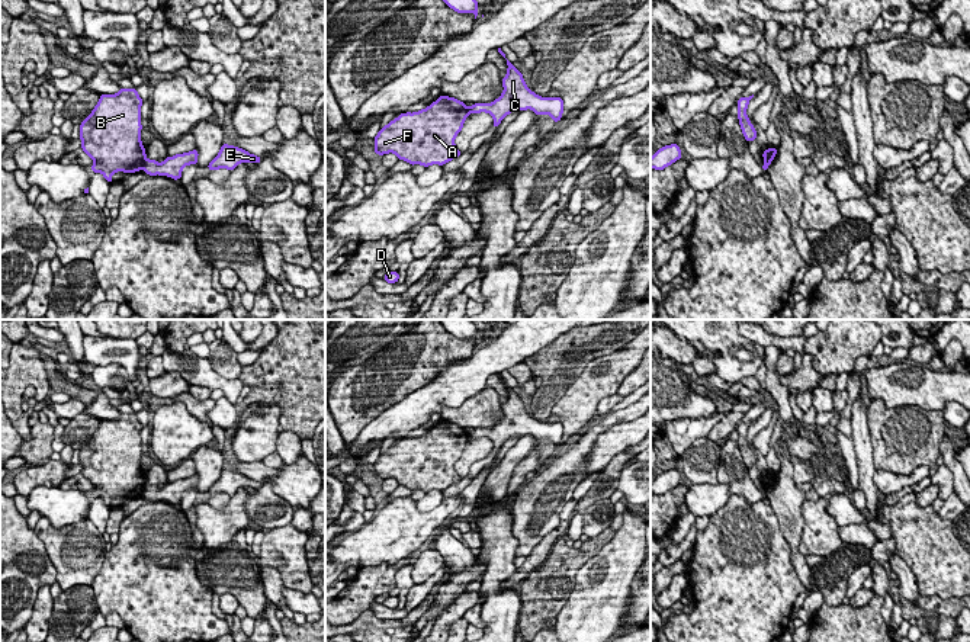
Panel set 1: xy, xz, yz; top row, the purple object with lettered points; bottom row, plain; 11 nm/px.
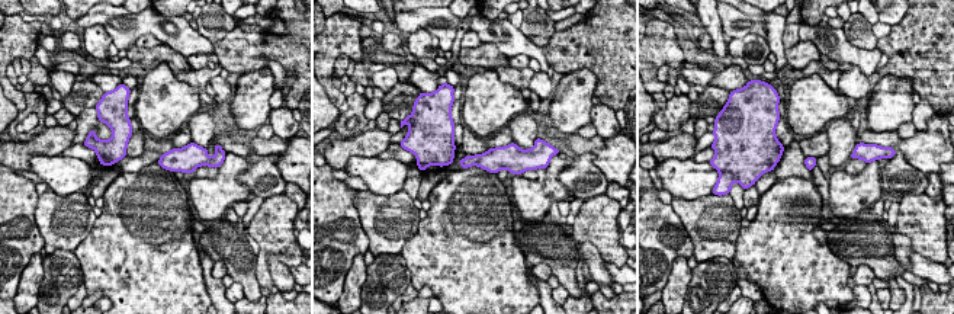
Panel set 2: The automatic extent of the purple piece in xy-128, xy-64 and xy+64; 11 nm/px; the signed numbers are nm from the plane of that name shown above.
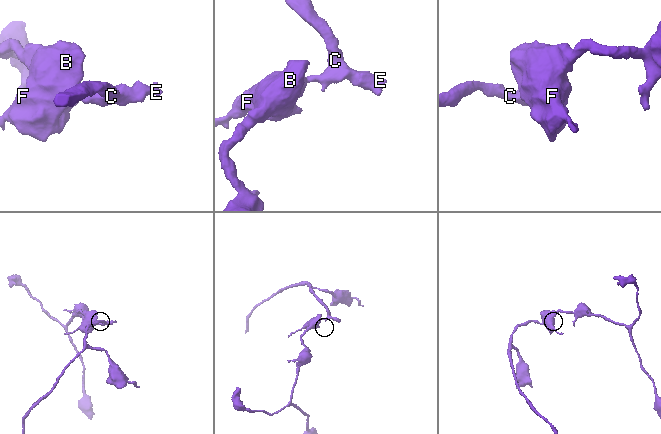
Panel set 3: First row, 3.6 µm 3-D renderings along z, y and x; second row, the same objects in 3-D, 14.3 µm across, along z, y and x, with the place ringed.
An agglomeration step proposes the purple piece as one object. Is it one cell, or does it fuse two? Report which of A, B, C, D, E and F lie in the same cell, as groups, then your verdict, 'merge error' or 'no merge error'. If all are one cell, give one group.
A B D F / C E; merge error

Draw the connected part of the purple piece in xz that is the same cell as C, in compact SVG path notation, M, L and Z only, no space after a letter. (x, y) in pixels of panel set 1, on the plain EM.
M507 385L507 401L502 404L504 417L492 428L475 428L469 439L486 437L494 443L492 452L498 453L500 447L514 436L531 434L536 440L550 440L553 447L562 444L563 426L558 423L540 423L533 418L524 408L523 399Z

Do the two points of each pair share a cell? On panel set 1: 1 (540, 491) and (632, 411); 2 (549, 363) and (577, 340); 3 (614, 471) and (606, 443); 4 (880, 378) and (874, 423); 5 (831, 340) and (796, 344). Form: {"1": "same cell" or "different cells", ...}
{"1": "same cell", "2": "same cell", "3": "different cells", "4": "different cells", "5": "different cells"}

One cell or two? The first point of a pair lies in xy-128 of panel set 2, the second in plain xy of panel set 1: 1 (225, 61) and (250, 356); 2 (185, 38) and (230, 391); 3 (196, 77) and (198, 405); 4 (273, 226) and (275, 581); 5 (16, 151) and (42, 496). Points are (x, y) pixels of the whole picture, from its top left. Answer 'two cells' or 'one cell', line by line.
1: two cells
2: one cell
3: one cell
4: two cells
5: two cells

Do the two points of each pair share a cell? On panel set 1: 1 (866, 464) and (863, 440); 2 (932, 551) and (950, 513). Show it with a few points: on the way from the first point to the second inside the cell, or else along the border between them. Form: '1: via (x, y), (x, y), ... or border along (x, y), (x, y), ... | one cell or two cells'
1: via (864, 458), (863, 446) | one cell
2: border along (937, 513), (951, 520) | two cells

